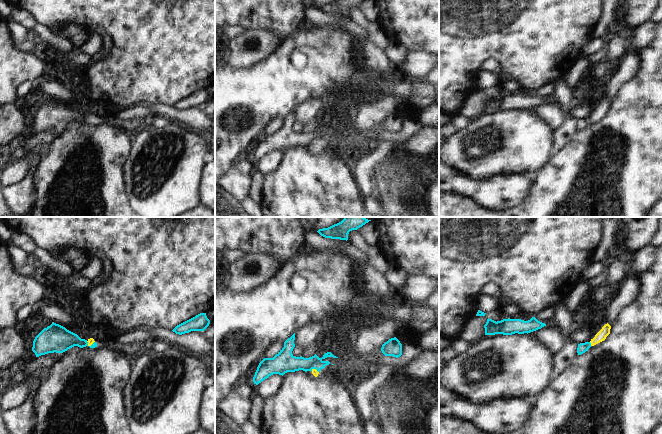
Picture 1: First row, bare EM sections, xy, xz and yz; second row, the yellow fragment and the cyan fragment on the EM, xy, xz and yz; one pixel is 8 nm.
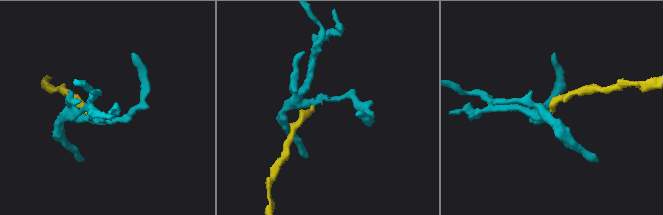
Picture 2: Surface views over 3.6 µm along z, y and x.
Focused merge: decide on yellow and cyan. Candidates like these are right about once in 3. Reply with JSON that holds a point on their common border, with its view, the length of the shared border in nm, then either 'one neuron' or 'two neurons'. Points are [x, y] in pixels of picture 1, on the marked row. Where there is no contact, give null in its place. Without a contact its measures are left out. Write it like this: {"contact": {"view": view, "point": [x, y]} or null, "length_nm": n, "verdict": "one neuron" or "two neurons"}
{"contact": {"view": "yz", "point": [591, 344]}, "length_nm": 40, "verdict": "two neurons"}

